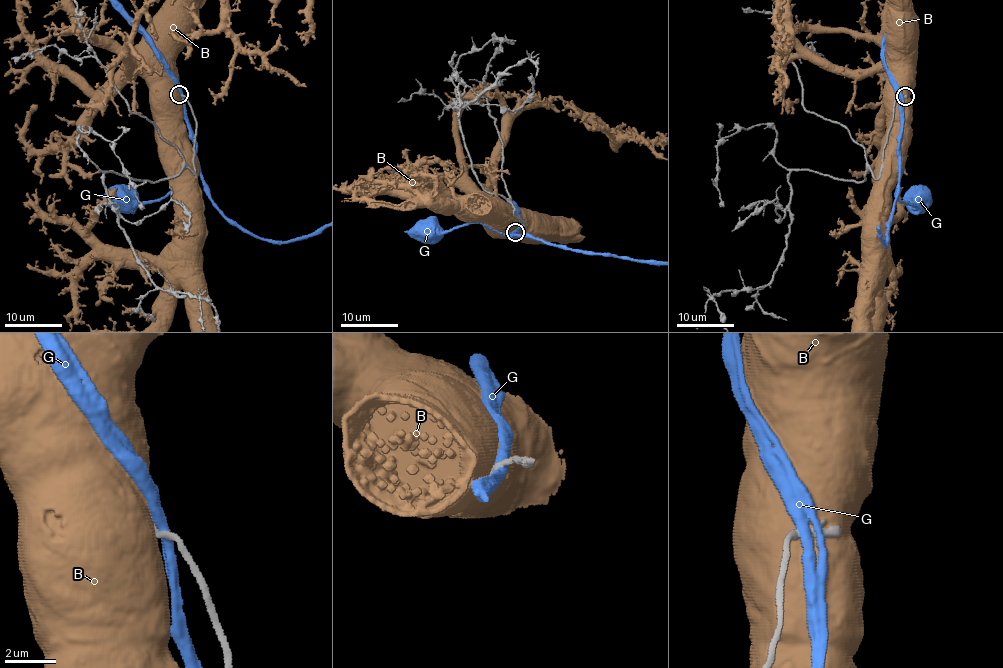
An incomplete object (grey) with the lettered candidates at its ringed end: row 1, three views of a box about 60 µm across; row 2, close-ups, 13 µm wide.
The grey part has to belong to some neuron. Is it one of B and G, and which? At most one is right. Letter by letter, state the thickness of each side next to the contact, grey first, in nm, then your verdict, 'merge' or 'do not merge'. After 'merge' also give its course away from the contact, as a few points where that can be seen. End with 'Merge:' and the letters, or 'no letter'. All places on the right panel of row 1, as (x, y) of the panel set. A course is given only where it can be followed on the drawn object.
B: calibres 360 and 850 nm; do not merge
G: calibres 280 and 440 nm; do not merge
Merge: no letter

